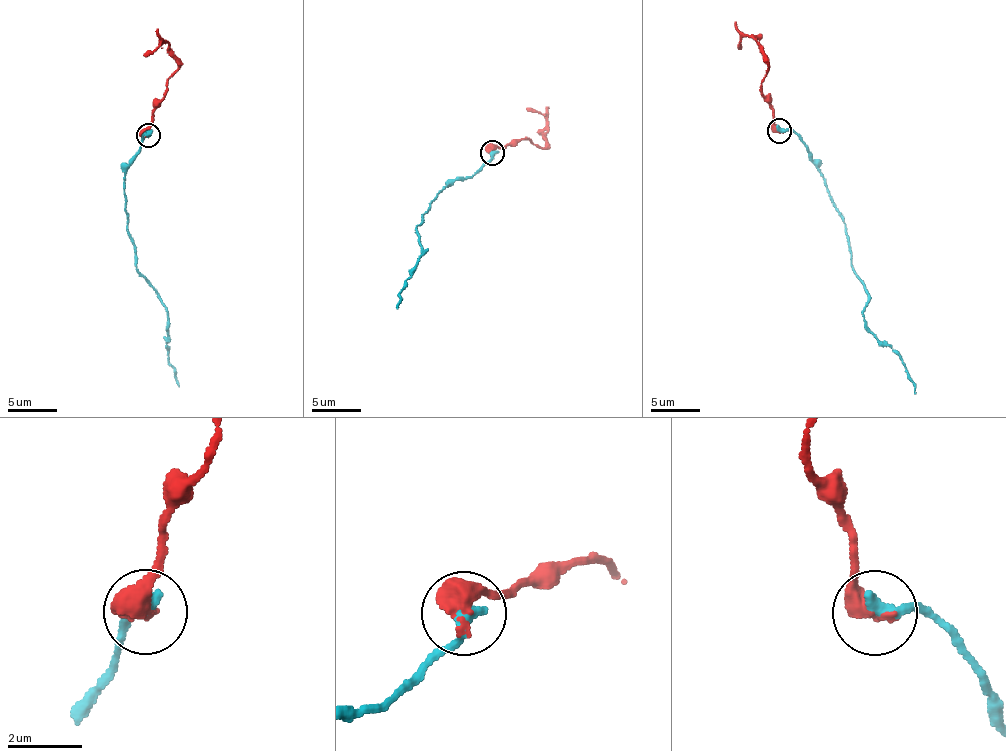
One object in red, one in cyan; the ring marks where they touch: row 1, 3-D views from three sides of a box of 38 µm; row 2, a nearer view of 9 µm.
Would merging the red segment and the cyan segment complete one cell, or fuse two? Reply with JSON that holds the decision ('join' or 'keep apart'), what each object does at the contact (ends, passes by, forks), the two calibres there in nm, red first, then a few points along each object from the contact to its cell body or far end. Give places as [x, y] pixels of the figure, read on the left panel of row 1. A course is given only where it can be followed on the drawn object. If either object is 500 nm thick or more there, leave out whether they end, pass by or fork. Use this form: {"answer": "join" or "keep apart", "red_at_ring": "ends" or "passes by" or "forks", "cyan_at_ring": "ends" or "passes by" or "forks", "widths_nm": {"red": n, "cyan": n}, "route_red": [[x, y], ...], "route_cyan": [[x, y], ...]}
{"answer": "join", "widths_nm": {"red": 600, "cyan": 360}, "route_red": [[147, 136], [153, 109], [164, 96], [177, 59], [167, 43], [144, 56]], "route_cyan": [[147, 136], [144, 135], [125, 174], [124, 208], [136, 272], [159, 295], [167, 313], [167, 352], [180, 387]]}

